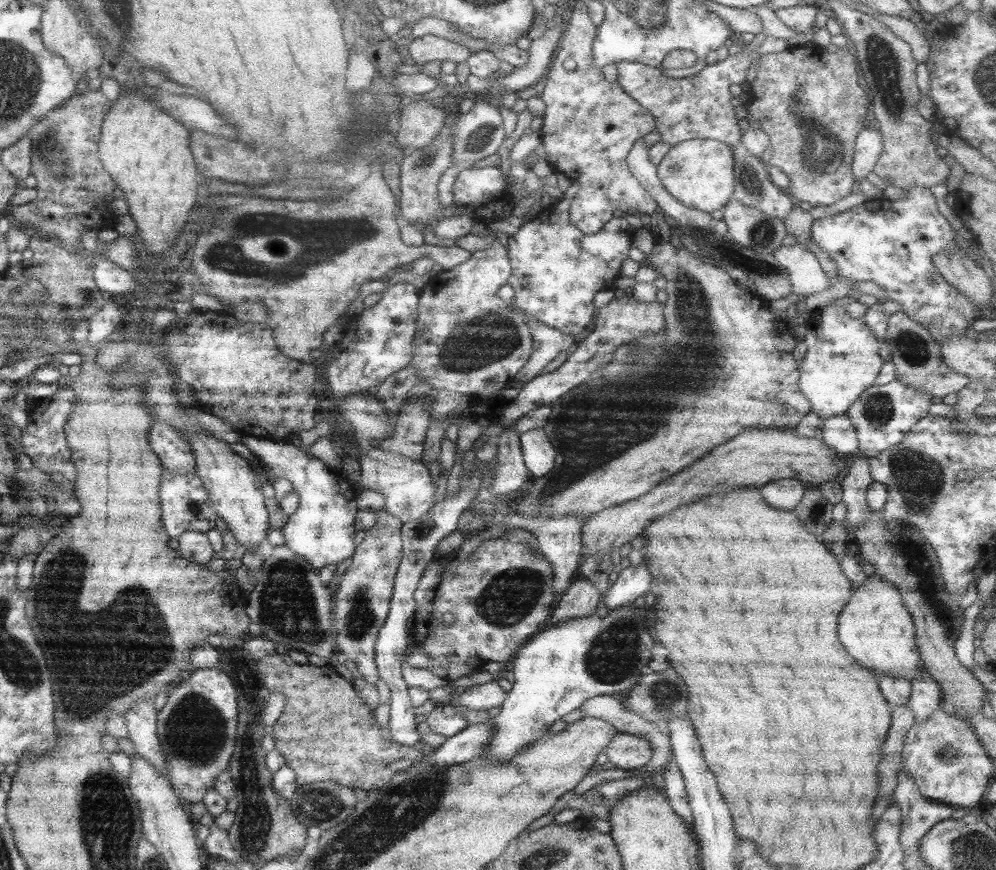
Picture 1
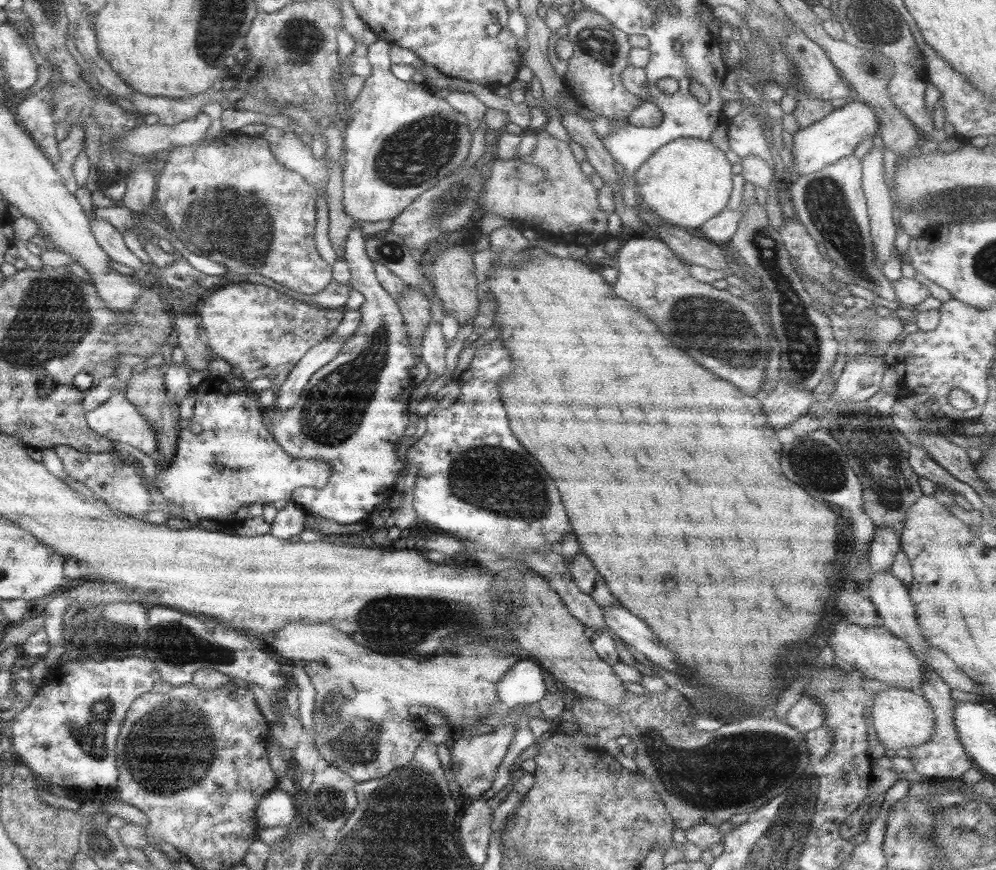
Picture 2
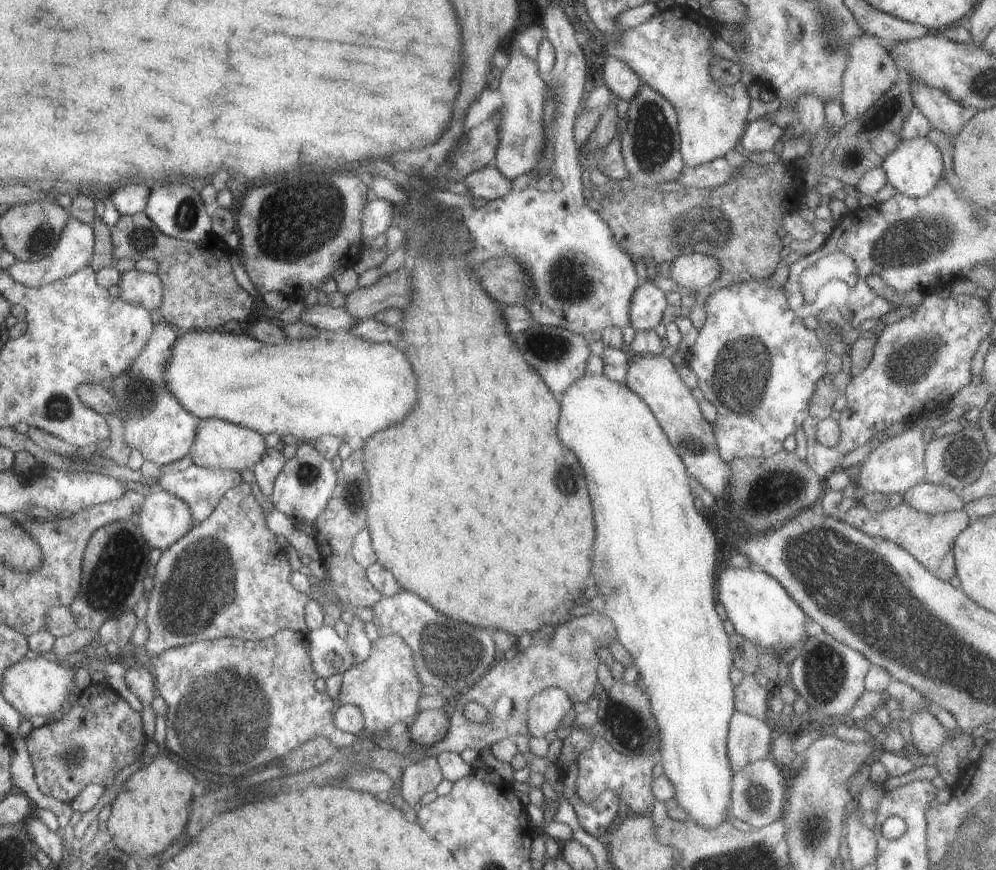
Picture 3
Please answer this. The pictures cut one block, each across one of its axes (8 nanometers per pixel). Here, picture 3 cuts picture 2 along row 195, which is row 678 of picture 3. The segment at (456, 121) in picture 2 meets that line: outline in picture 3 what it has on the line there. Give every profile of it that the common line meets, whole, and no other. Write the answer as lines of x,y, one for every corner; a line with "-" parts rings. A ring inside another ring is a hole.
394,634
378,637
371,643
369,654
365,660
342,674
342,682
333,700
335,706
350,704
357,706
363,720
365,737
387,736
387,730
395,722
404,722
405,718
416,716
417,700
424,684
419,682
415,672
413,654
407,644

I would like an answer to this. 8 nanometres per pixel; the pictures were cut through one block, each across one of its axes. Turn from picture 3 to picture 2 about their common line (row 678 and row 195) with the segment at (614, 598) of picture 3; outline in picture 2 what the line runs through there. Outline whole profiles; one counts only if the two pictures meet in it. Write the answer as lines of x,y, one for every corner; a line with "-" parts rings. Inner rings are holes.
676,138
660,146
643,161
634,172
633,180
639,204
653,210
663,222
681,228
700,227
711,216
715,216
725,208
732,189
731,165
725,158
725,152
706,140
698,138

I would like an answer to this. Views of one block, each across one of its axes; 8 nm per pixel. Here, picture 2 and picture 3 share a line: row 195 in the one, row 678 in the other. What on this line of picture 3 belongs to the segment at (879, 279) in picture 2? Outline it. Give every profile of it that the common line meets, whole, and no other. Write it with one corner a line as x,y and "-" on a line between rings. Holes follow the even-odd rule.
823,632
803,641
799,654
789,664
789,684
805,700
815,722
847,721
847,712
864,691
863,679
870,665
861,654

